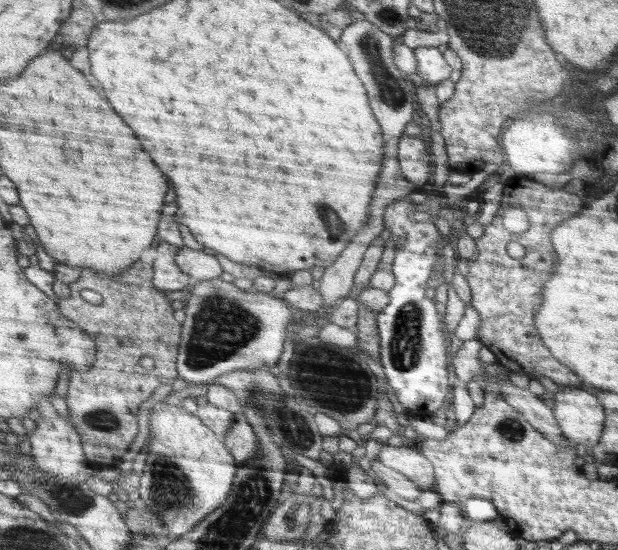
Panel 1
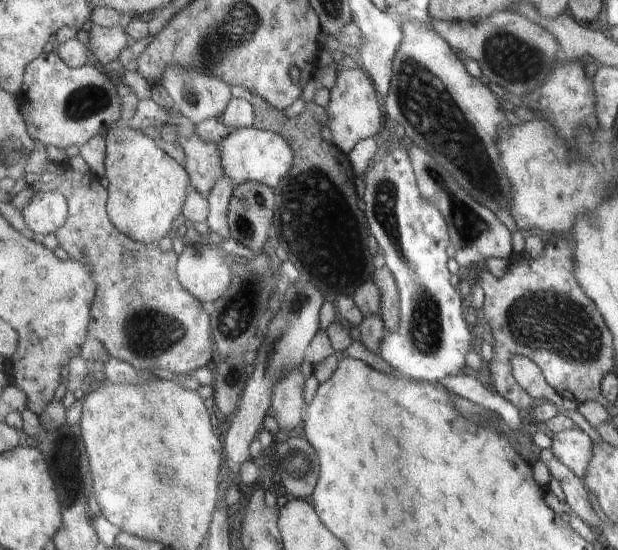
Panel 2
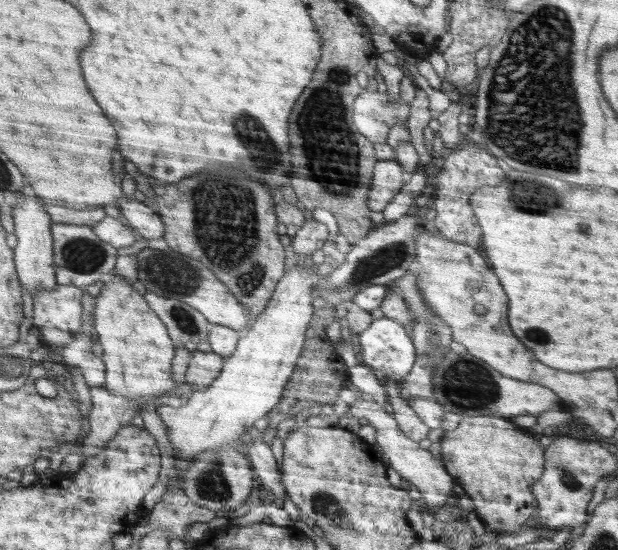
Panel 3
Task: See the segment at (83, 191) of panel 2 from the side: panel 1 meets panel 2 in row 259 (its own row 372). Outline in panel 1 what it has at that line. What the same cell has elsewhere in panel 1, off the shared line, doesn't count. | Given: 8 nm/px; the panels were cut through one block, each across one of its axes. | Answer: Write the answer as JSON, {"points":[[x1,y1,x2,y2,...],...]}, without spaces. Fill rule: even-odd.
{"points":[[136,261,116,277,83,268,80,277,69,284,69,289,68,298,58,300,59,307,67,319,78,324,90,338,94,338,94,342,98,342,98,362,94,362,94,366,84,376,82,372,70,374,66,392,70,418,74,418,74,427,81,436,81,446,90,465,95,468,117,467,120,459,116,458,120,458,128,450,138,434,136,416,140,404,160,384,168,382,168,386,171,386,170,382,173,383,177,377,180,324,172,318,172,300,164,298,165,292,152,286,151,263],[84,288,99,292,104,302,99,306,86,302,80,295],[142,356,154,358,152,370,140,368,138,360]]}

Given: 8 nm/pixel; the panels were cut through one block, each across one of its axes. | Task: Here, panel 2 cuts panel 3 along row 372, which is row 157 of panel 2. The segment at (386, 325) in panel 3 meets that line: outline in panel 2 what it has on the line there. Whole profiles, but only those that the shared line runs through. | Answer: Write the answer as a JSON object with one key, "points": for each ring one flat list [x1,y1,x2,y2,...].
{"points":[[407,141,392,142,388,153,380,160,372,160,367,166,362,183,365,183,363,200,366,203,366,216,369,217,370,232,378,243,385,265,396,278,400,293,400,316,398,326,392,332,385,330,379,346,378,356,382,357,400,376,417,381,442,382,450,375,462,374,464,358,472,344,472,334,462,316,462,298,450,284,450,272,446,268,448,254,446,248,451,244,448,221,442,216,441,209,431,206,430,201,421,193,413,171,412,160,408,156]]}

